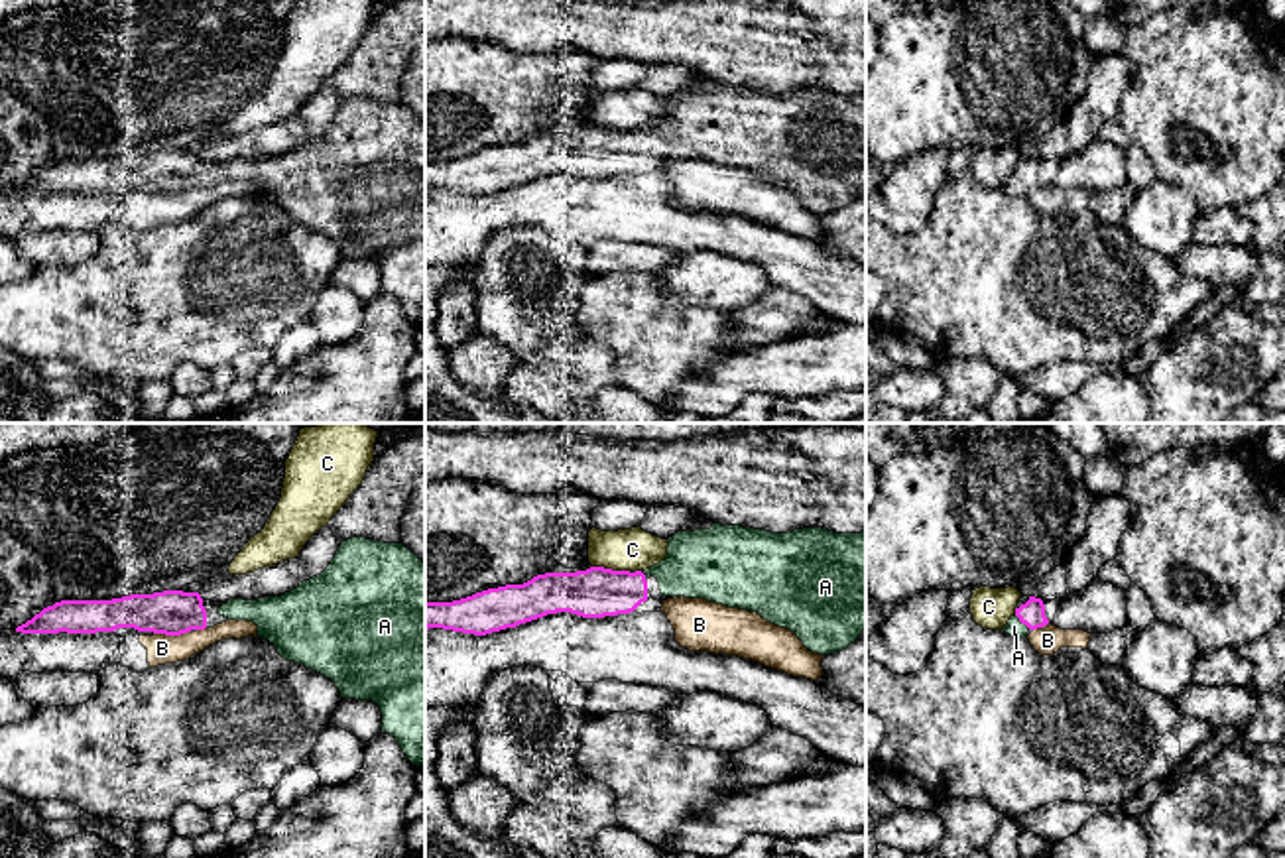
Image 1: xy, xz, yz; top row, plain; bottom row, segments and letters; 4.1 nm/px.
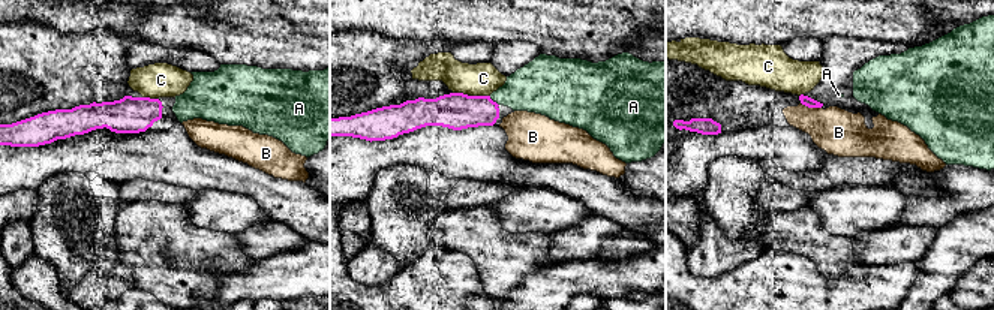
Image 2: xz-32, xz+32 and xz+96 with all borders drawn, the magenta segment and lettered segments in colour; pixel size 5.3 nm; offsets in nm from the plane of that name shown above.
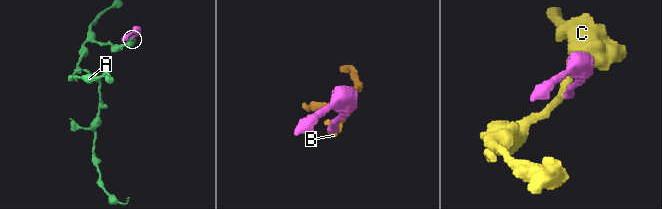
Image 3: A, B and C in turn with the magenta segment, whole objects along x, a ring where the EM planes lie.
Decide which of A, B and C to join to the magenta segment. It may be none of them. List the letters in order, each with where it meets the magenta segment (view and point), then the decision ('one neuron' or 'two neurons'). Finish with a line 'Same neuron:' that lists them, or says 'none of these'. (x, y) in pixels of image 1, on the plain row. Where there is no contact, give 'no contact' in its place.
A: yz (1022, 182) | one neuron
B: xy (172, 193) | two neurons
C: xz (616, 130) | two neurons
Same neuron: A

